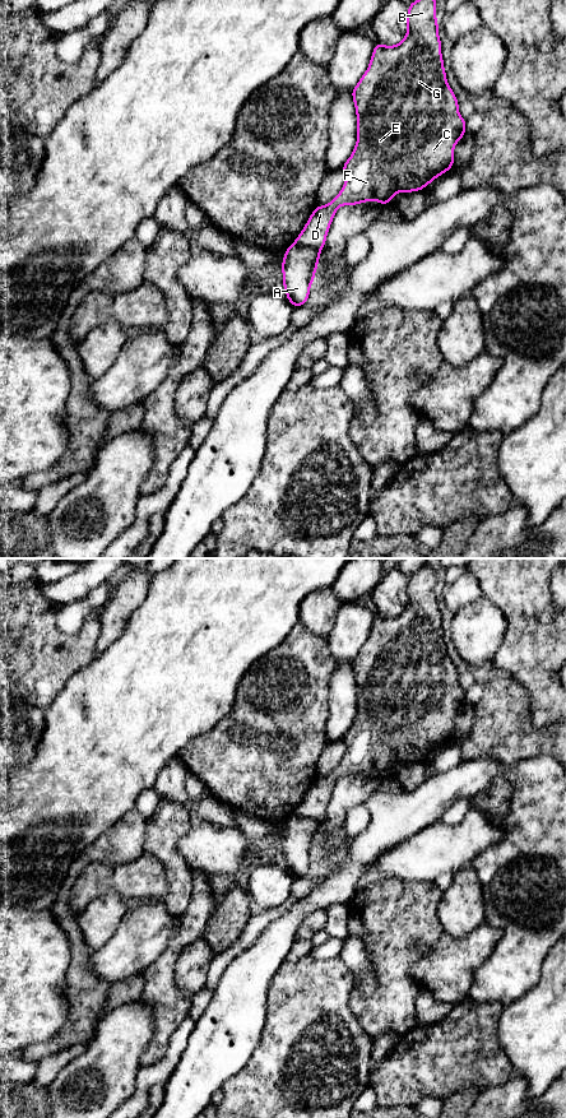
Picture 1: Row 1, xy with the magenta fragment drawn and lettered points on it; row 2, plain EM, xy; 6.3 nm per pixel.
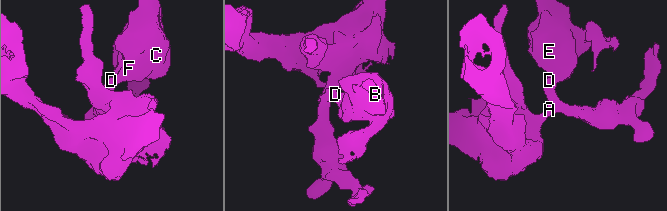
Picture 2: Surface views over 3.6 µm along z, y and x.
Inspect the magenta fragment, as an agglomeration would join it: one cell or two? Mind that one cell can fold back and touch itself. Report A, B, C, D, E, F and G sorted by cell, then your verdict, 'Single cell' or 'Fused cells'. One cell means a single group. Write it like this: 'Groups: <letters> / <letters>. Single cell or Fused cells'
Groups: A / B C D E F G. Fused cells

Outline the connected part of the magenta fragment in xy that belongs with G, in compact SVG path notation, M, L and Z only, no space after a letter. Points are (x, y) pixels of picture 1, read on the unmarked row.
M430 563L408 576L407 606L398 616L385 617L376 612L367 641L351 662L357 687L357 714L352 727L342 737L345 746L344 757L328 776L315 779L294 815L321 822L339 778L370 771L386 776L396 764L421 762L453 739L454 719L467 704L467 692L459 685L459 672L446 651L436 572Z

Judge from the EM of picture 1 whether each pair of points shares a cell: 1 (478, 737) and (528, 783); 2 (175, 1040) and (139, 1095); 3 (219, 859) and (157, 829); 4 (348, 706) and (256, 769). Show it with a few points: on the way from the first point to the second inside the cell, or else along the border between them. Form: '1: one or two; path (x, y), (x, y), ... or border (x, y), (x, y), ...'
1: two; border (538, 755), (522, 759), (507, 768), (510, 797)
2: one; path (174, 1054), (148, 1081)
3: two; border (193, 822), (179, 840), (179, 853), (189, 867)
4: two; border (329, 691), (326, 745)

